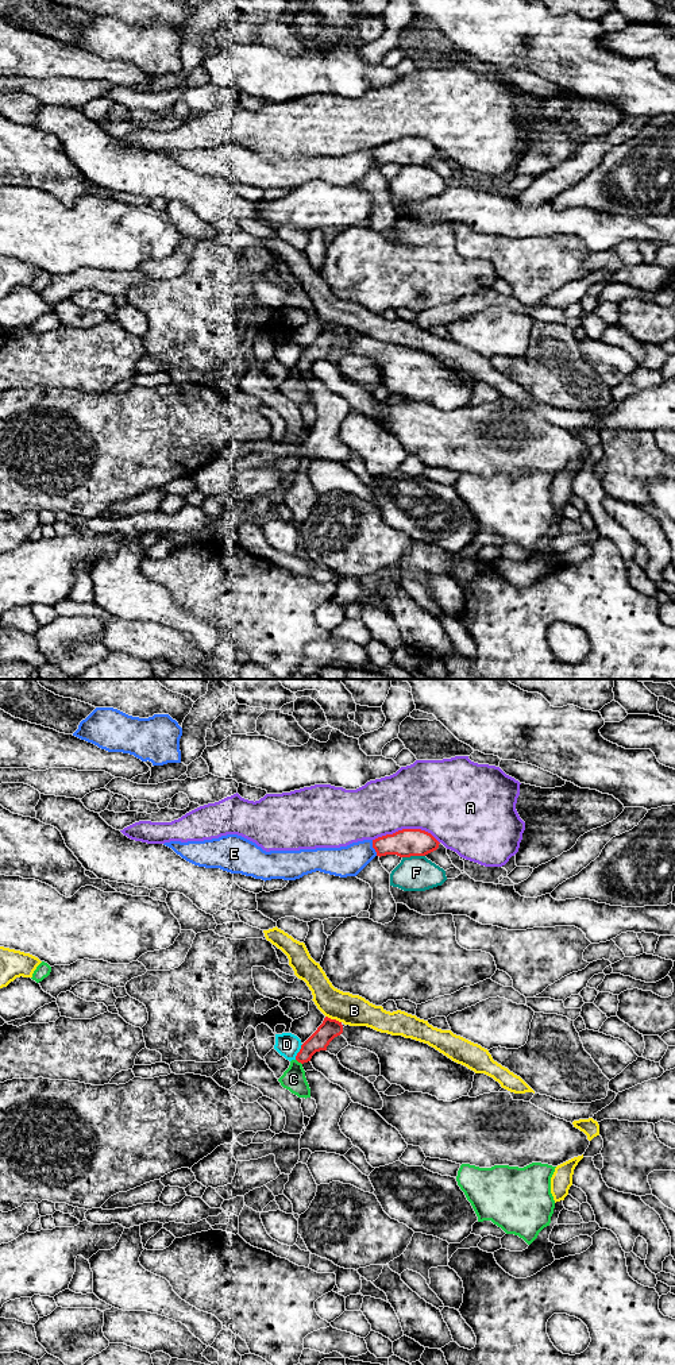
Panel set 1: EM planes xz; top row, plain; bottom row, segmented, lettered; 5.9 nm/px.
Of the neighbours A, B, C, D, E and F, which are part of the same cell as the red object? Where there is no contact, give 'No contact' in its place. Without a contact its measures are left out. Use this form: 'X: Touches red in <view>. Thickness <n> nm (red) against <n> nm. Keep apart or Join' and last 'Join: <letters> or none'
A: Touches red in xz. Thickness 170 nm (red) against 420 nm. Keep apart
B: Touches red in xz. Thickness 120 nm (red) against 190 nm. Keep apart
C: Touches red in xz. Thickness 110 nm (red) against 140 nm. Keep apart
D: Touches red in xz. Thickness 120 nm (red) against 140 nm. Keep apart
E: Touches red in xz. Thickness 170 nm (red) against 180 nm. Keep apart
F: Touches red in xz. Thickness 170 nm (red) against 200 nm. Keep apart
Join: none

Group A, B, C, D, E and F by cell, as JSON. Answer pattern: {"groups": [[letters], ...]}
{"groups": [["A"], ["B"], ["C"], ["D"], ["E"], ["F"]]}

